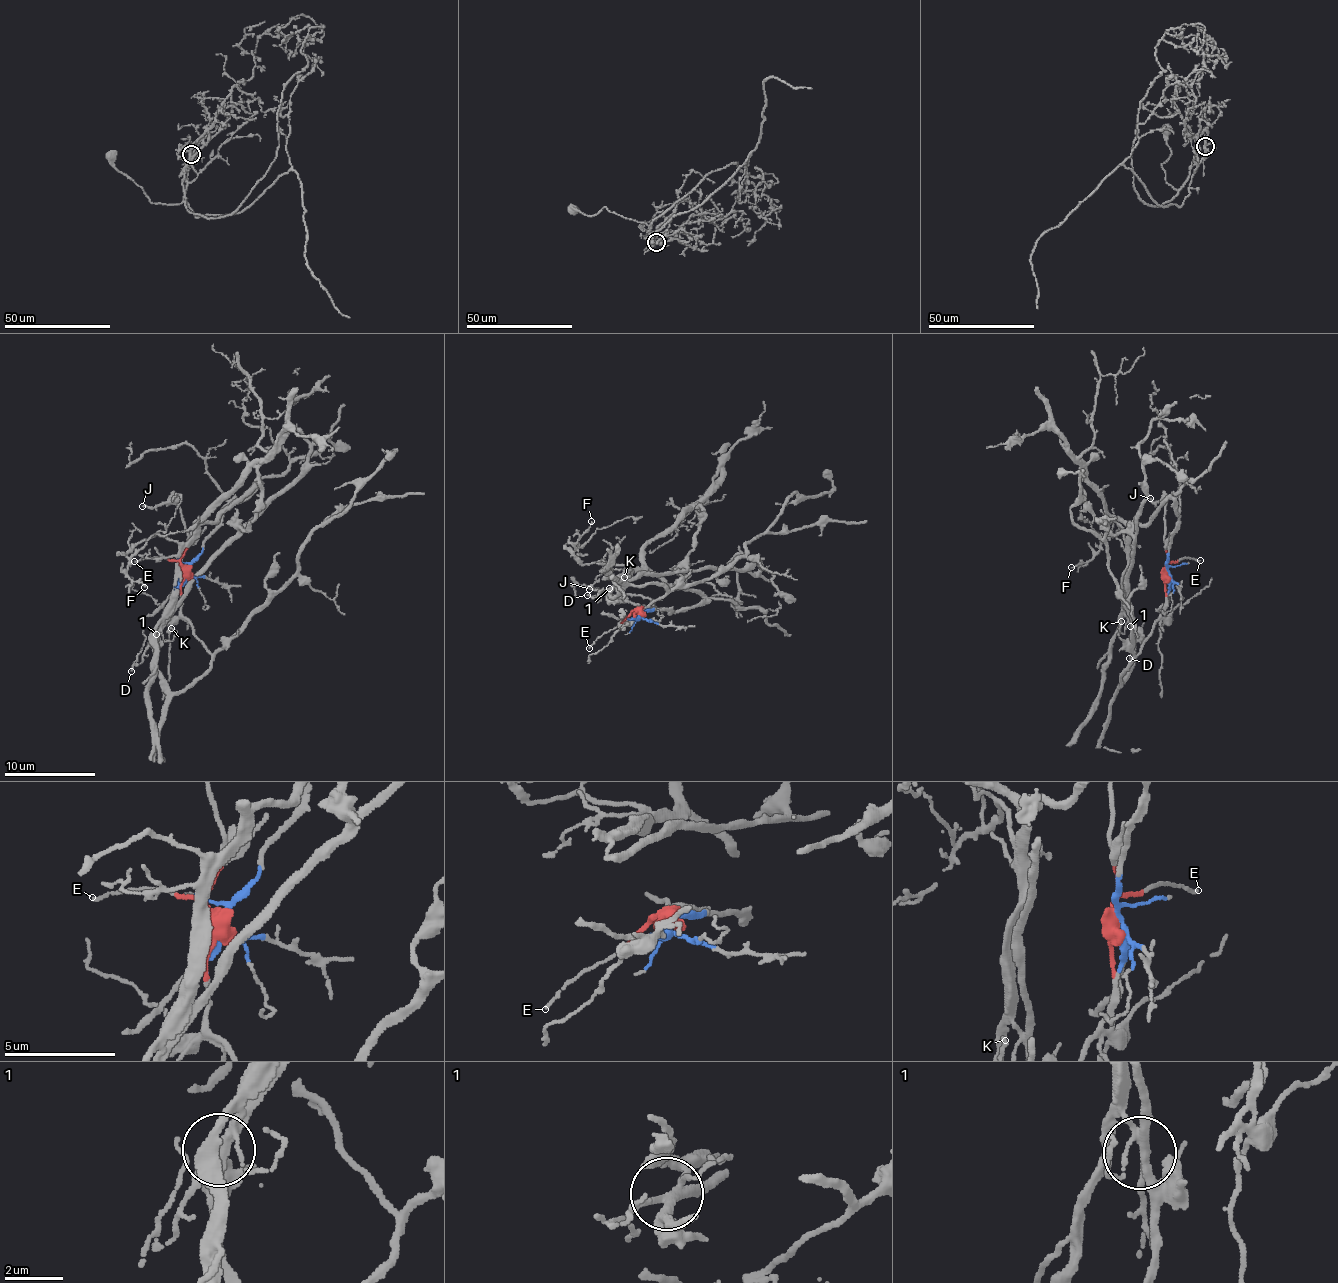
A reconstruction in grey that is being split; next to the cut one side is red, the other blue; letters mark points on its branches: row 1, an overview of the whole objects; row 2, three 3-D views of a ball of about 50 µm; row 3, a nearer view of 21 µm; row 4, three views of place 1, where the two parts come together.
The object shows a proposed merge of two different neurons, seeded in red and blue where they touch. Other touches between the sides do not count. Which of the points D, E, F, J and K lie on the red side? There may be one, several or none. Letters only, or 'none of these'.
E, J

